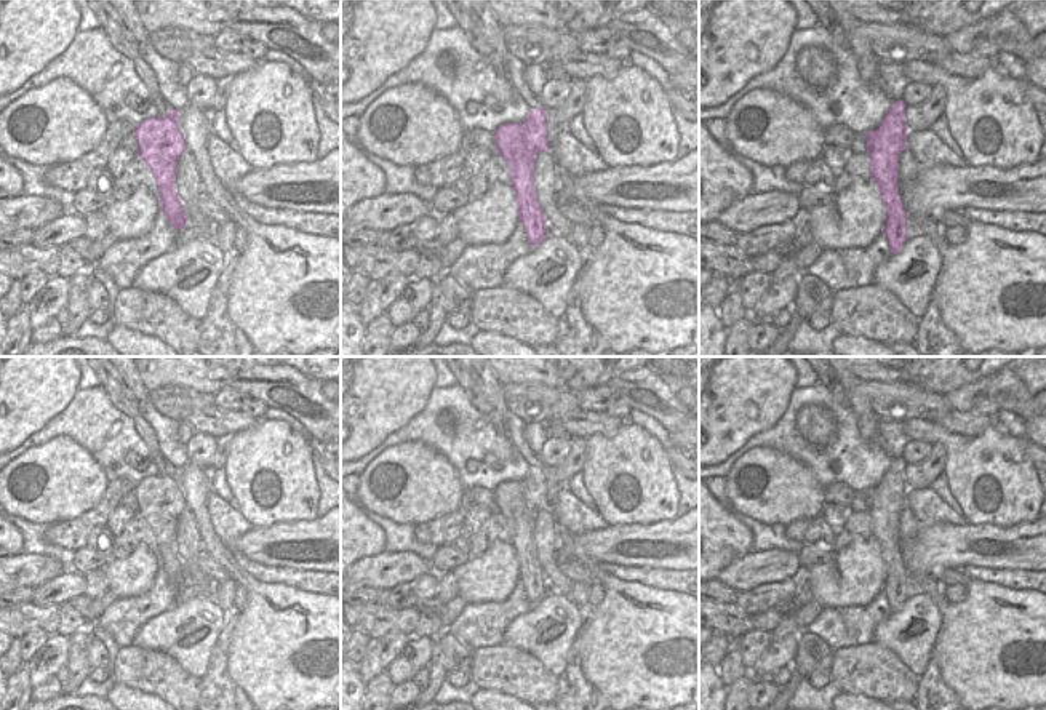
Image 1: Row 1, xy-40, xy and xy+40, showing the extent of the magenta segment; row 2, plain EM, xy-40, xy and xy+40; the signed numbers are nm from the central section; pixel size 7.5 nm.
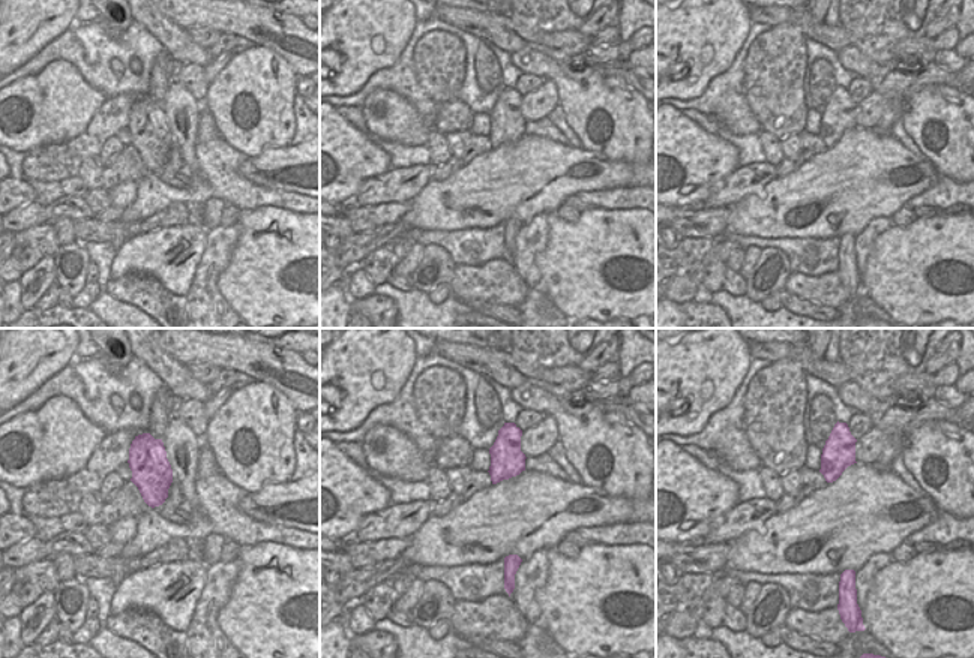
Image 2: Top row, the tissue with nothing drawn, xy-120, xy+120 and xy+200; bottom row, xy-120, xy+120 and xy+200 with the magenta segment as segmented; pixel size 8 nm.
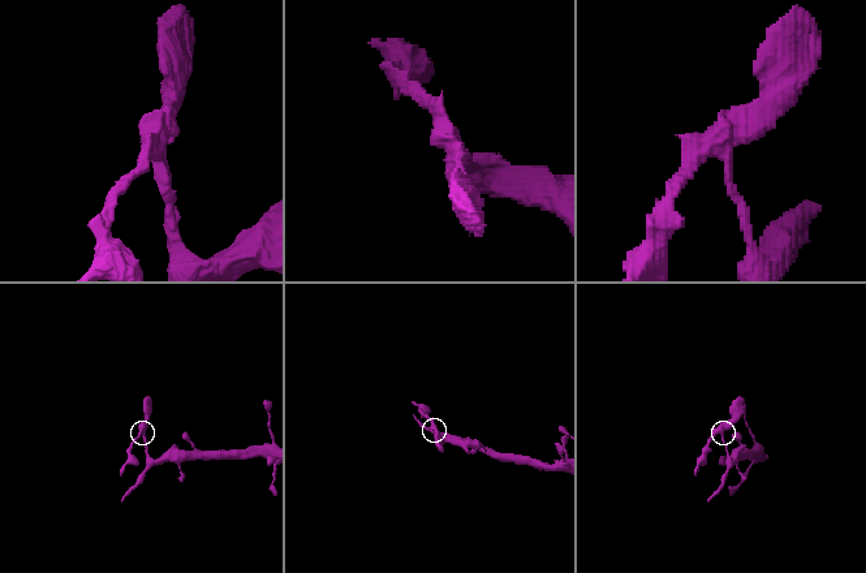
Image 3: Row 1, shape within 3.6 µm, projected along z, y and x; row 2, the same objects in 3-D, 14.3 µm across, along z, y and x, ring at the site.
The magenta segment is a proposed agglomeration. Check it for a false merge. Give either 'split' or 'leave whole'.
split

